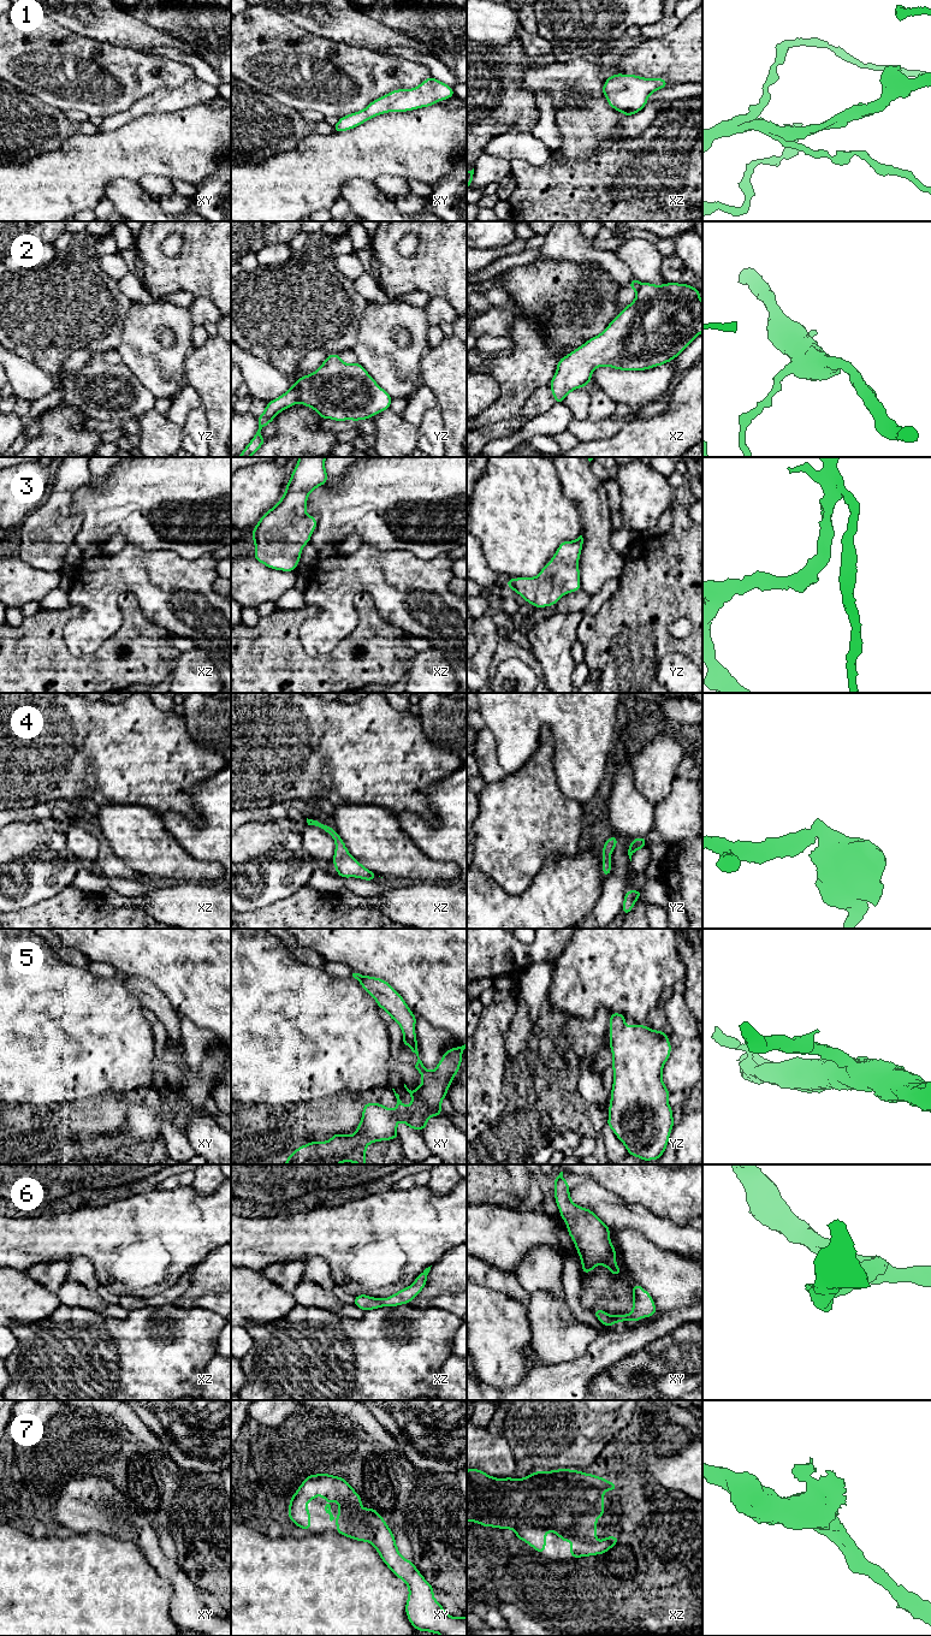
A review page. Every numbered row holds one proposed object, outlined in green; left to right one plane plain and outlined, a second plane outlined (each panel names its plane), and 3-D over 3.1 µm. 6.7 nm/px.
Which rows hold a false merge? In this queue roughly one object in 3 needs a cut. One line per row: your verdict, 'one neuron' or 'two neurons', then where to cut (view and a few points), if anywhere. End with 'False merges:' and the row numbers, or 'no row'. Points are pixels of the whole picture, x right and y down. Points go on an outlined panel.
1: one neuron | no cut
2: two neurons | yz (295, 383), (298, 390), (297, 401)
3: one neuron | no cut
4: one neuron | no cut
5: one neuron | no cut
6: one neuron | no cut
7: one neuron | no cut
False merges: 2

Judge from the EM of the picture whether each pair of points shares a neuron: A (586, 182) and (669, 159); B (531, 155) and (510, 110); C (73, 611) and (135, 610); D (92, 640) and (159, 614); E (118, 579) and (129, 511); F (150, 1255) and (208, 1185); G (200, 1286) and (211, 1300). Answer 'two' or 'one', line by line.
A: one
B: two
C: one
D: one
E: two
F: two
G: two

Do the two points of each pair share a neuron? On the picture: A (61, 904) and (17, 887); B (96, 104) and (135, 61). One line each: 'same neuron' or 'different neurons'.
A: different neurons
B: same neuron

